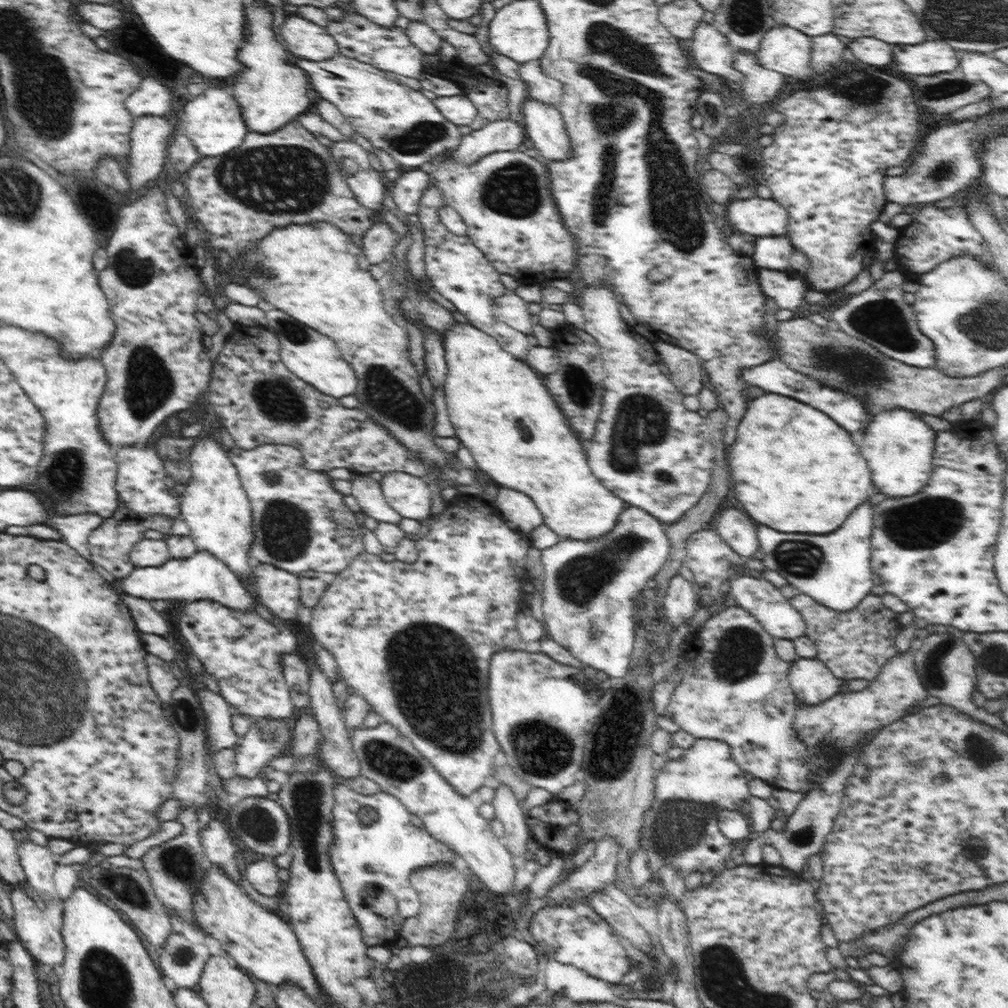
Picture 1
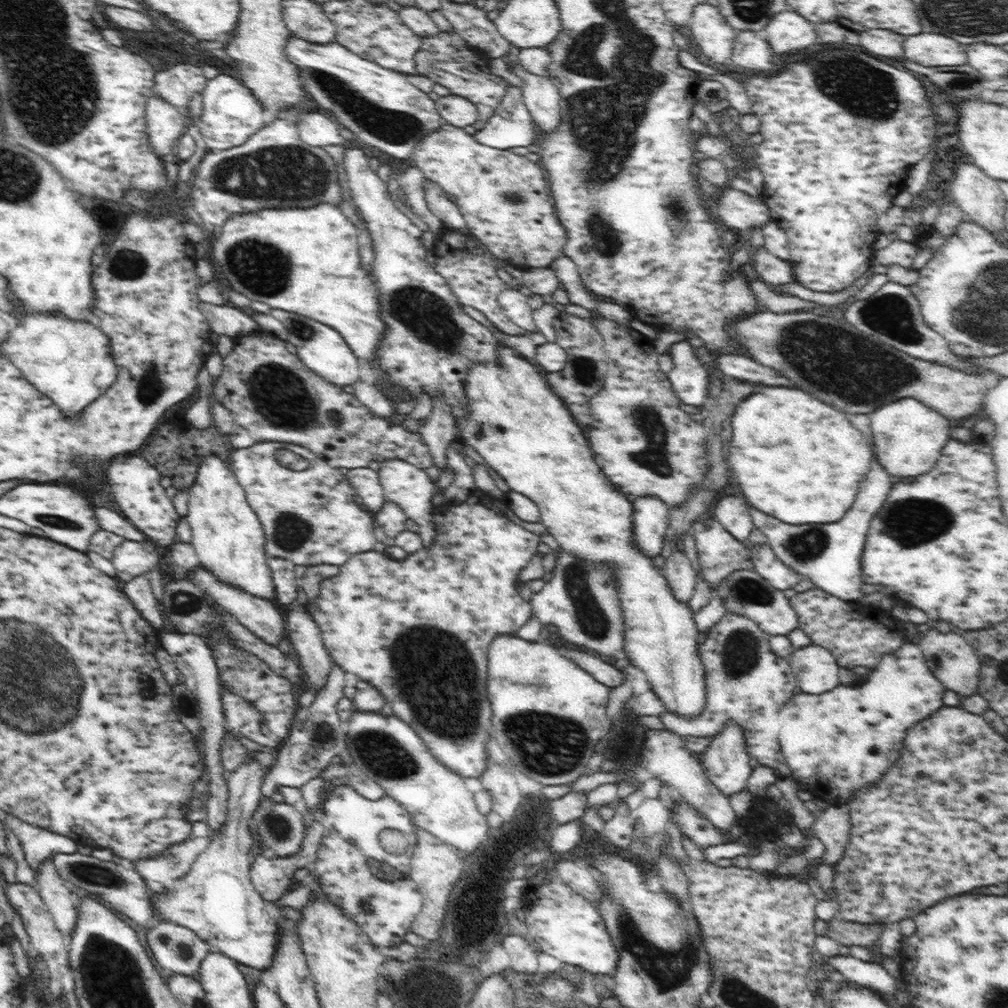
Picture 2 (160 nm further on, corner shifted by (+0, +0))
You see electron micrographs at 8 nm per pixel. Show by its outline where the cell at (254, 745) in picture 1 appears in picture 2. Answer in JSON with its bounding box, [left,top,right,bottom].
[153,758,280,970]

